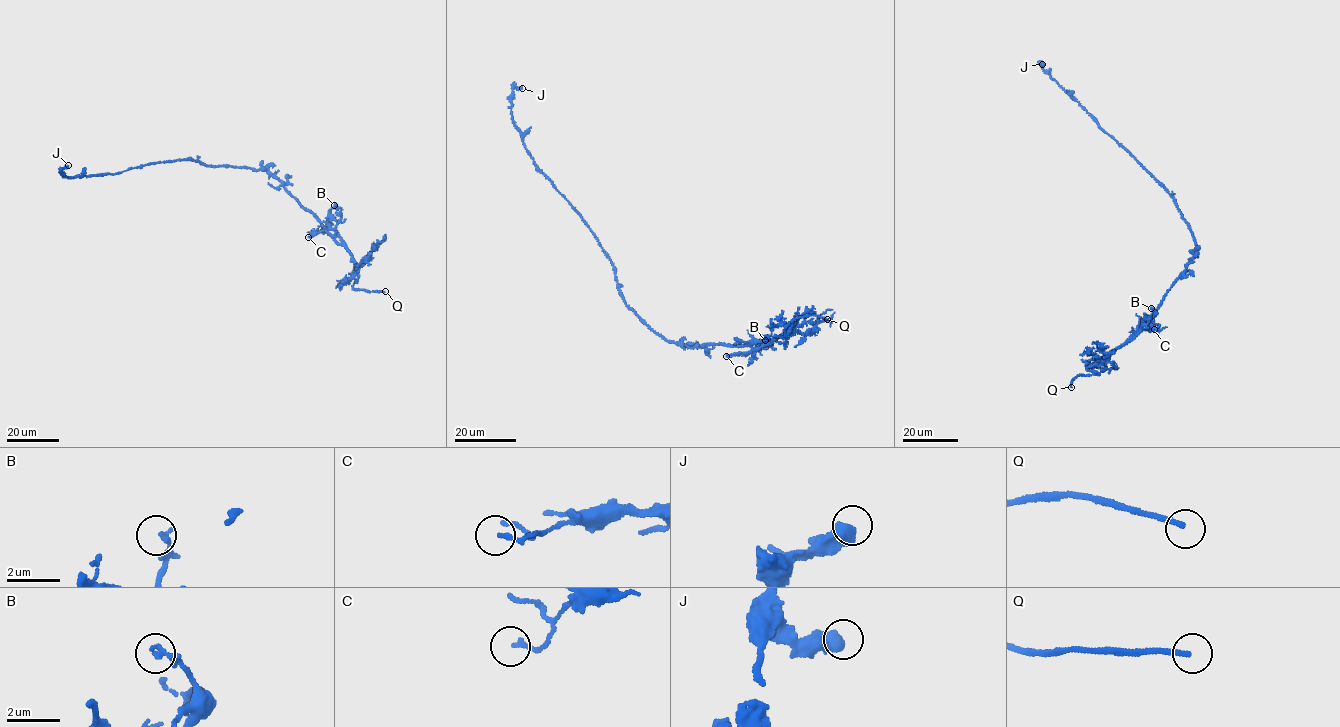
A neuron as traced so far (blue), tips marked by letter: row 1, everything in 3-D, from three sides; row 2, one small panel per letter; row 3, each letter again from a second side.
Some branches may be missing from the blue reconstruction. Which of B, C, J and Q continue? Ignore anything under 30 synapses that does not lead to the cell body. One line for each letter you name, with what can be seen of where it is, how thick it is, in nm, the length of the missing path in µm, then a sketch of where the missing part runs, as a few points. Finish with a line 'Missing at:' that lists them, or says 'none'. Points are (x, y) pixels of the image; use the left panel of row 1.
Q: place (385, 291); calibre 200 nm; missing 8 µm; course (385, 291), (397, 291)
Missing at: Q

